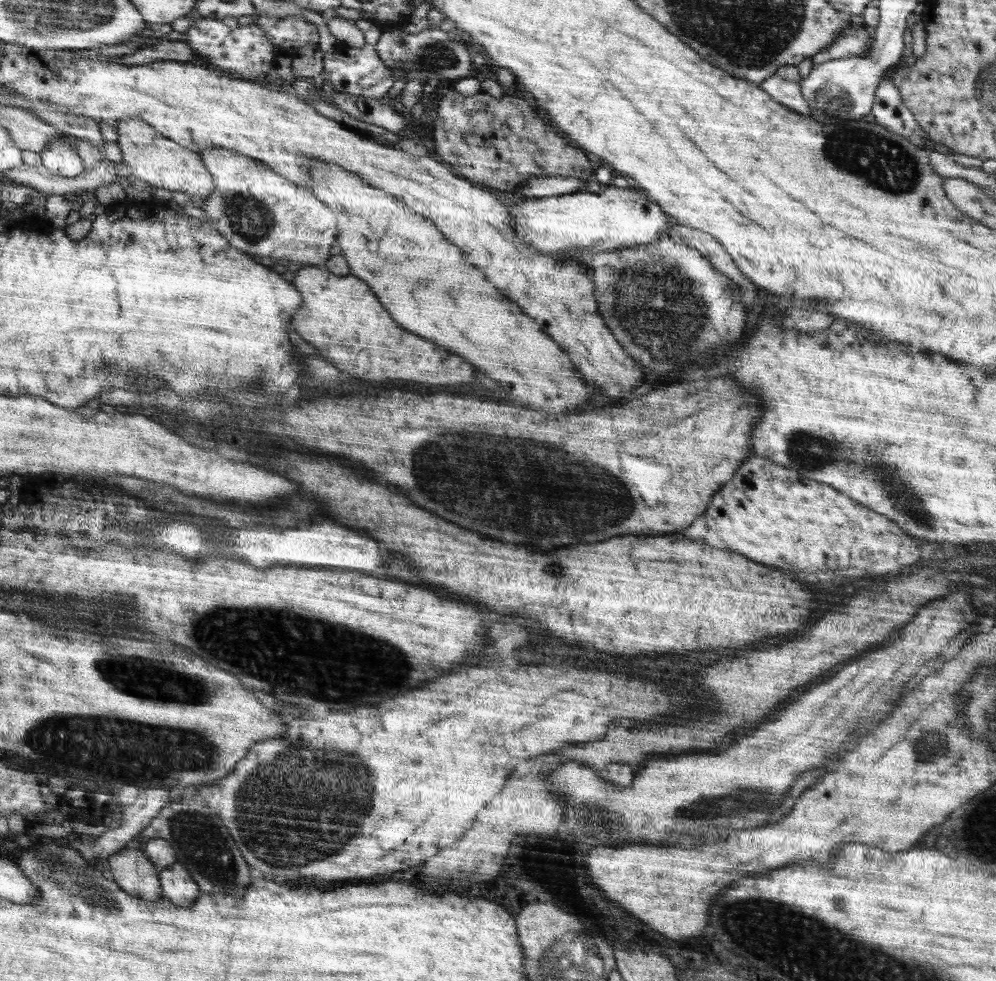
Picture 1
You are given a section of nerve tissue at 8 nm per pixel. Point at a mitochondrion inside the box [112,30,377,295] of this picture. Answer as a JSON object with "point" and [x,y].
{"point":[249,217]}

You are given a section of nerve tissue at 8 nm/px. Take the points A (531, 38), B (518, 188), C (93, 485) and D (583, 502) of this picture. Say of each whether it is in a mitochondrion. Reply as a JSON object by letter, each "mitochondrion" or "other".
{"A":"other","B":"other","C":"other","D":"mitochondrion"}

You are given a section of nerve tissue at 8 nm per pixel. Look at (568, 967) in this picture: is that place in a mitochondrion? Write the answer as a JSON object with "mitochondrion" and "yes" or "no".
{"mitochondrion":"yes"}

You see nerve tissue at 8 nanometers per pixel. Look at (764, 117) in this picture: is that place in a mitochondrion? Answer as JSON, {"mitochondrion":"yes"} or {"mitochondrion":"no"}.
{"mitochondrion":"no"}

